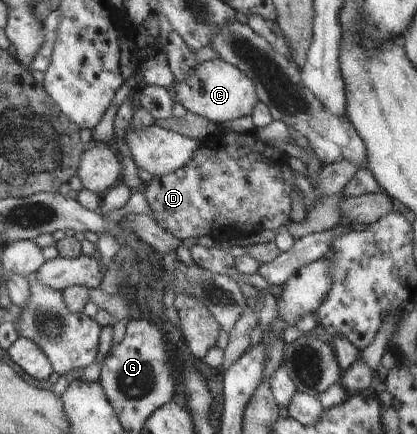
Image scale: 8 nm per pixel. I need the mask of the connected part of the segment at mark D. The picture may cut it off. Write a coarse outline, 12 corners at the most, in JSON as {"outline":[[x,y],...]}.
{"outline":[[255,132],[153,176],[150,216],[218,244],[287,220],[293,157]]}

